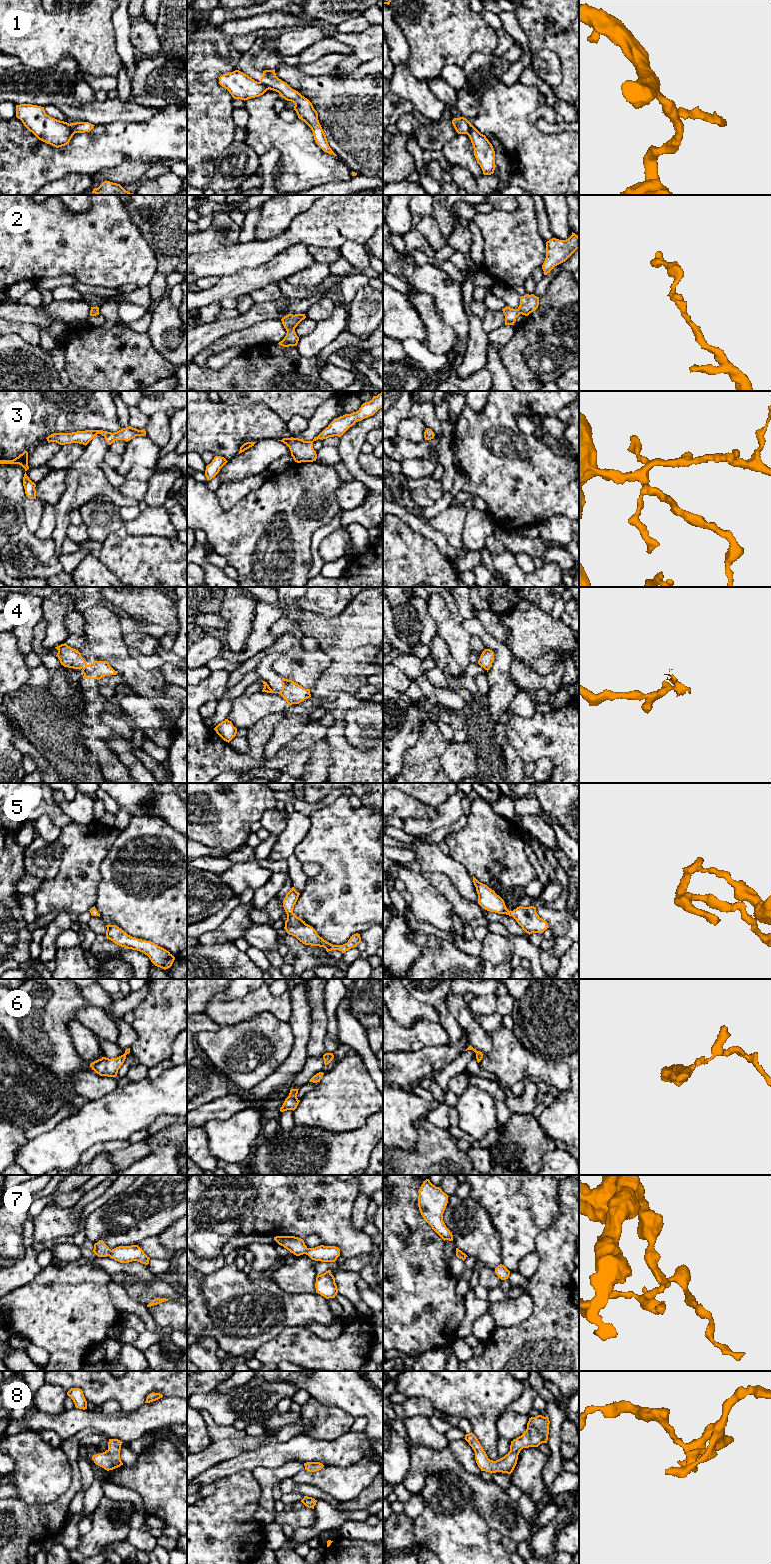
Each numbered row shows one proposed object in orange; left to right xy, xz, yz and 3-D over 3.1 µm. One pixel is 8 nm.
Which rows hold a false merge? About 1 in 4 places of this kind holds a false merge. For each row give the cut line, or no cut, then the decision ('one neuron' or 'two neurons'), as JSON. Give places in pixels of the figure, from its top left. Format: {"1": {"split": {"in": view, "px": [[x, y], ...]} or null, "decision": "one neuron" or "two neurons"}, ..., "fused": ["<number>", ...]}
{"1": {"split": {"in": "xy", "px": [[69, 124], [74, 133]]}, "decision": "two neurons"}, "2": {"split": null, "decision": "one neuron"}, "3": {"split": null, "decision": "one neuron"}, "4": {"split": null, "decision": "one neuron"}, "5": {"split": null, "decision": "one neuron"}, "6": {"split": null, "decision": "one neuron"}, "7": {"split": {"in": "xy", "px": [[111, 1250], [108, 1255]]}, "decision": "two neurons"}, "8": {"split": null, "decision": "one neuron"}, "fused": ["1", "7"]}

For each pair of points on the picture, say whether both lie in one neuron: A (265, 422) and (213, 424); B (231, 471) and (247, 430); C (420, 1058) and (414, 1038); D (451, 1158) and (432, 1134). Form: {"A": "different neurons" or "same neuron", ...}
{"A": "same neuron", "B": "different neurons", "C": "different neurons", "D": "same neuron"}

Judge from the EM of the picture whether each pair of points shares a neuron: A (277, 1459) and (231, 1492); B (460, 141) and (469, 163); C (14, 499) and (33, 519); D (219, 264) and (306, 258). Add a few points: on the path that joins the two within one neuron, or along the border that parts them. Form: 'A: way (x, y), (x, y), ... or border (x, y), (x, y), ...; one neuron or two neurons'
A: border (251, 1469), (241, 1469), (228, 1476); two neurons
B: way (460, 146), (460, 152), (464, 158); one neuron
C: way (20, 502), (31, 513); one neuron
D: border (289, 248), (277, 253), (263, 264), (247, 269); two neurons

